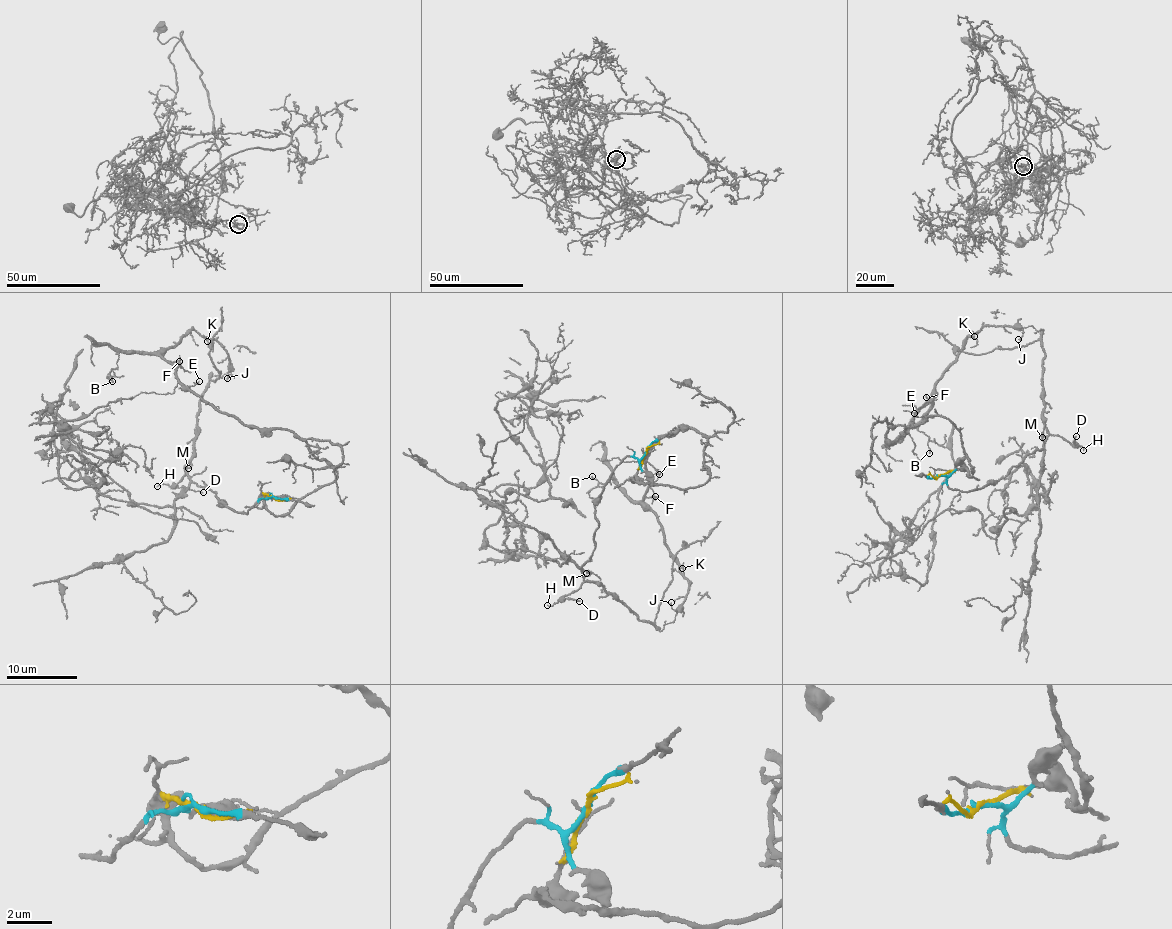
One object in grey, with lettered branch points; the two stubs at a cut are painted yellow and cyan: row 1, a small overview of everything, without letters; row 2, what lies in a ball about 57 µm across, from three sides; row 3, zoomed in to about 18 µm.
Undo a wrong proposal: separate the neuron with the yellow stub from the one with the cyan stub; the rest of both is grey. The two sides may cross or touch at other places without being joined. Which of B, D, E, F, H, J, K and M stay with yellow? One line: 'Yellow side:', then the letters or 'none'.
Yellow side: B, E, F, J, K

